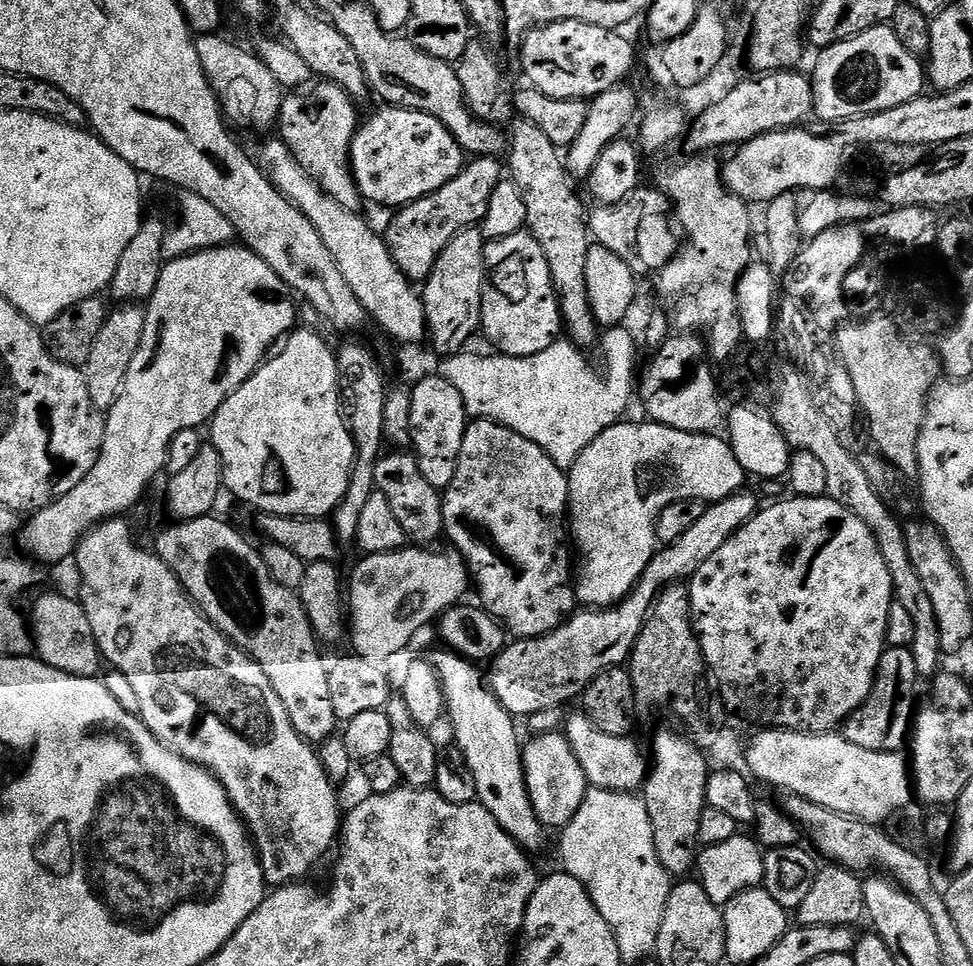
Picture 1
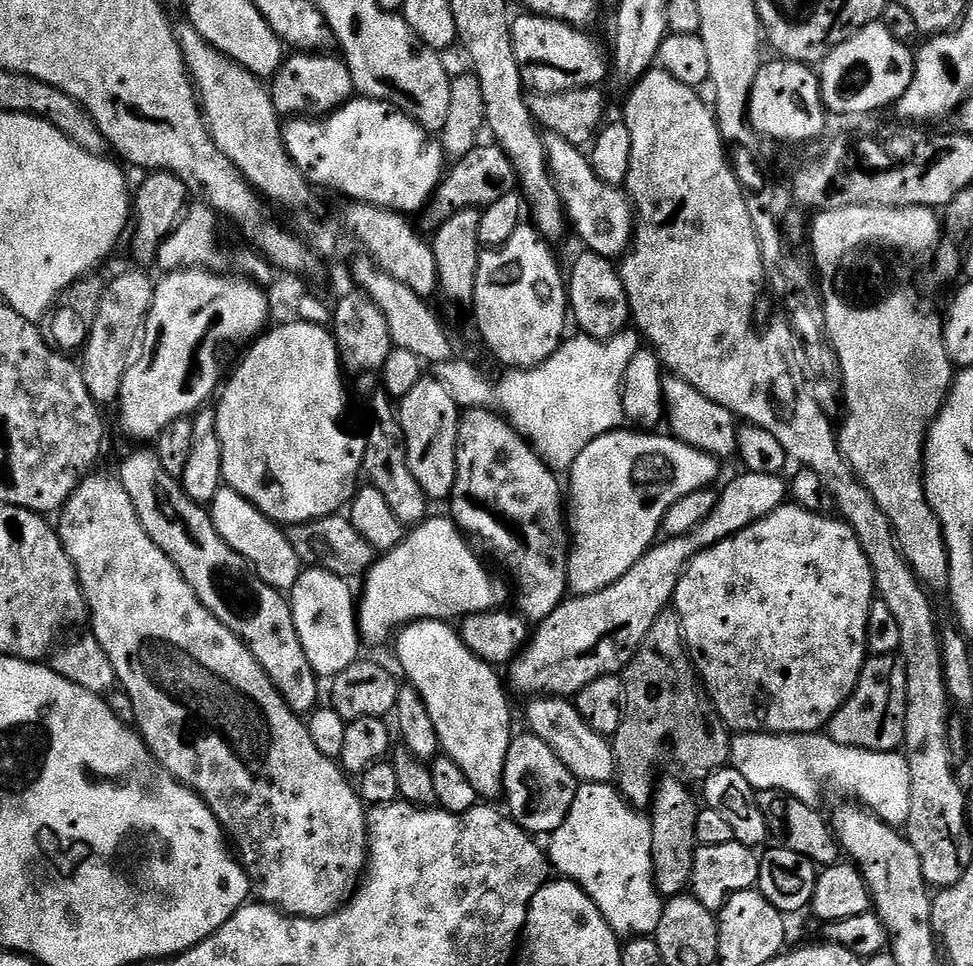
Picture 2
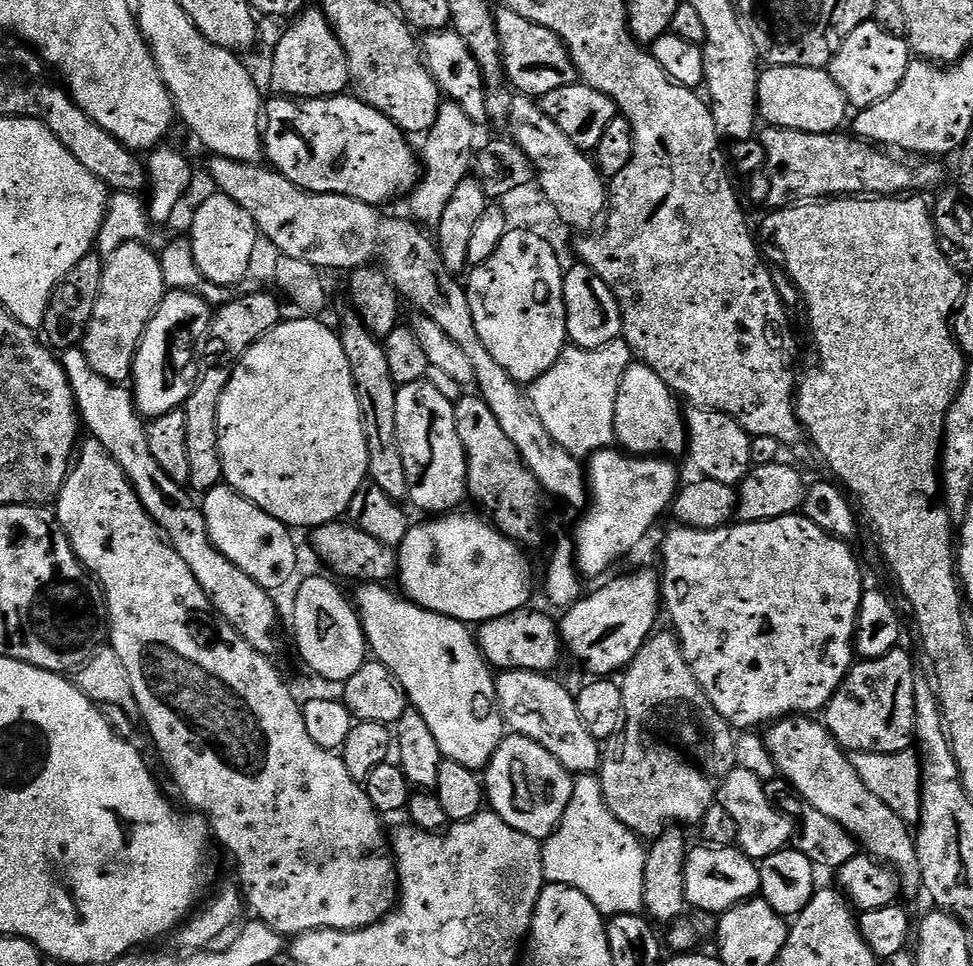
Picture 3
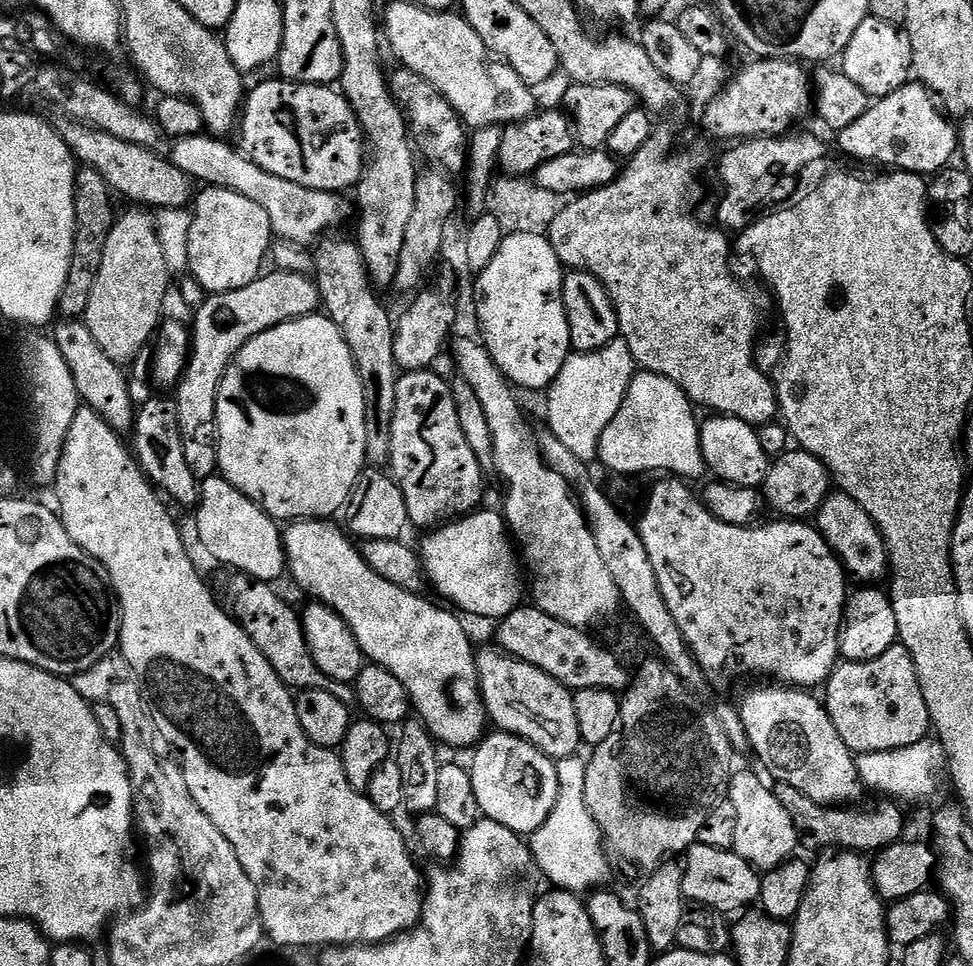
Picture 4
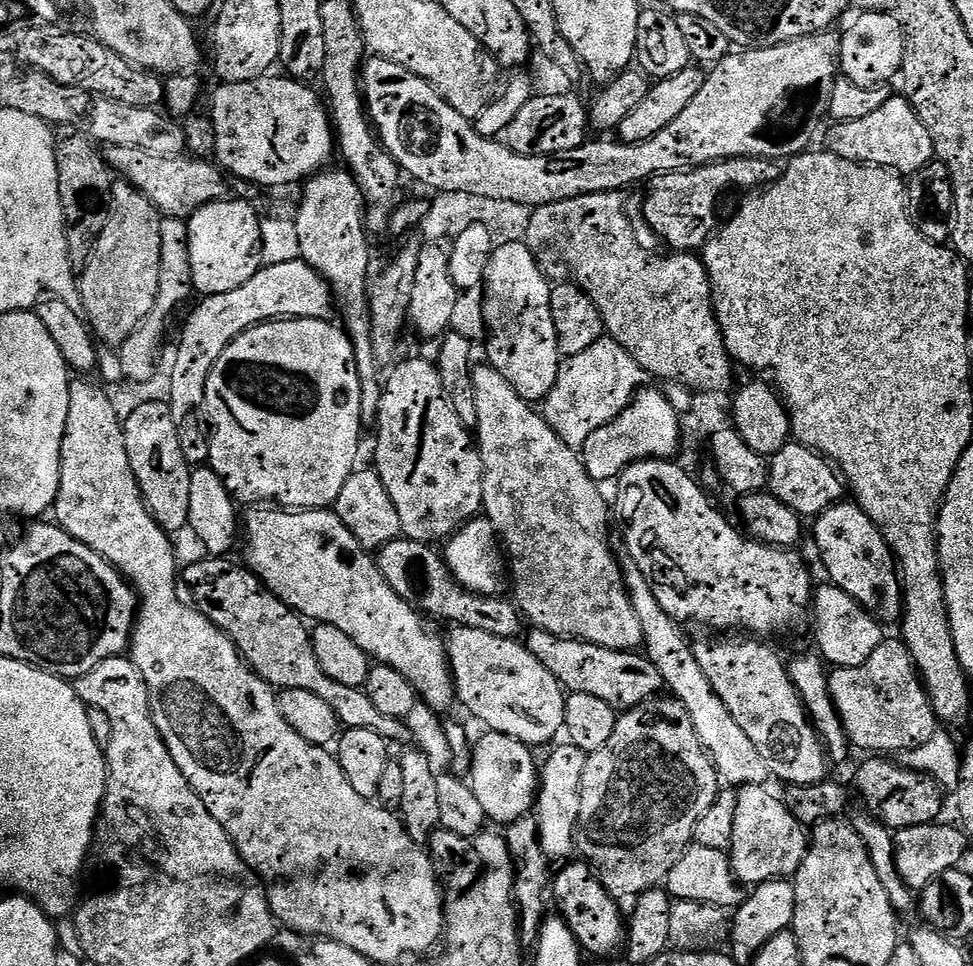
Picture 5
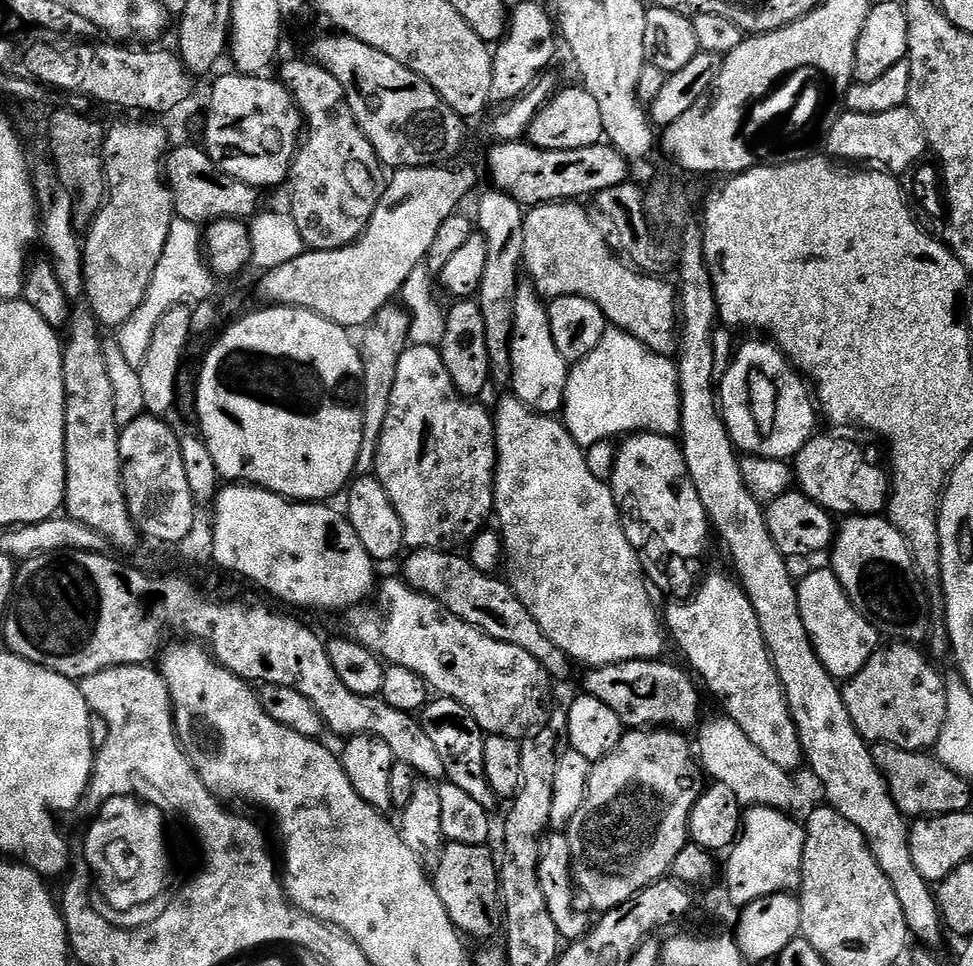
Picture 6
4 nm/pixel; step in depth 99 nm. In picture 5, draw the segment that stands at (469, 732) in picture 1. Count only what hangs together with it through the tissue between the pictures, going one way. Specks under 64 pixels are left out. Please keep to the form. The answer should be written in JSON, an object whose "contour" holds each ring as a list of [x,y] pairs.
{"contour":[[[260,506],[252,512],[248,517],[243,517],[242,520],[242,540],[248,545],[244,548],[243,559],[246,561],[246,566],[251,572],[260,579],[264,585],[269,588],[286,606],[290,606],[294,611],[299,612],[305,621],[315,622],[317,625],[329,624],[332,627],[337,627],[338,630],[354,640],[361,649],[368,654],[376,664],[385,664],[394,670],[398,670],[398,674],[402,674],[406,678],[406,682],[410,682],[414,686],[417,697],[421,701],[429,704],[439,714],[446,714],[452,708],[452,703],[455,705],[458,700],[456,691],[456,681],[452,678],[452,669],[448,658],[448,646],[445,637],[439,636],[436,633],[437,625],[429,622],[417,609],[406,603],[402,598],[398,598],[398,594],[394,594],[394,590],[386,582],[386,578],[382,578],[380,573],[380,565],[375,559],[372,560],[369,553],[357,542],[354,534],[350,534],[350,530],[346,530],[346,526],[336,517],[335,511],[332,510],[273,510],[268,506]]]}

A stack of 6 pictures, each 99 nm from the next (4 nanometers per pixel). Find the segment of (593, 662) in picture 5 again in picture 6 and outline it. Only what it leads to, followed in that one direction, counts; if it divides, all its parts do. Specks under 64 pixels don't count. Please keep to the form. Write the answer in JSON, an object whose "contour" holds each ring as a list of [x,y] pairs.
{"contour":[[[663,659],[631,660],[605,668],[593,668],[587,673],[589,676],[584,680],[583,691],[598,698],[598,702],[606,702],[606,706],[610,706],[610,710],[614,710],[614,714],[618,714],[629,729],[644,730],[649,726],[663,726],[669,730],[695,729],[702,720],[701,689],[683,667],[675,668],[664,663]]]}

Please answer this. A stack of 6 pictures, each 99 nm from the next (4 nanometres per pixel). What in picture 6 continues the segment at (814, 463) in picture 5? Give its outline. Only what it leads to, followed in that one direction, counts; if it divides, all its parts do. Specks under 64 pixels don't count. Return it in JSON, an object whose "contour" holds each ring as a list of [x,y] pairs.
{"contour":[[[817,434],[802,446],[802,450],[794,457],[794,484],[803,492],[808,500],[833,514],[855,514],[857,516],[874,516],[885,511],[890,495],[890,480],[880,468],[875,468],[864,457],[864,452],[852,440],[835,440],[832,436]]]}

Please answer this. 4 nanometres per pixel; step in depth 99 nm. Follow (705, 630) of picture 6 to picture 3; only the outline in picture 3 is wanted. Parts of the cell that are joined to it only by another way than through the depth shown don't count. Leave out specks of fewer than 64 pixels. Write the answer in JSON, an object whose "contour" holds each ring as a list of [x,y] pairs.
{"contour":[[[808,714],[785,716],[767,729],[766,743],[777,773],[803,796],[805,802],[826,814],[826,818],[834,818],[834,822],[841,824],[859,842],[867,855],[879,858],[895,869],[905,897],[921,891],[913,829],[905,820],[898,818],[882,798],[872,793],[866,782],[862,782],[849,753],[836,743],[819,719]]]}

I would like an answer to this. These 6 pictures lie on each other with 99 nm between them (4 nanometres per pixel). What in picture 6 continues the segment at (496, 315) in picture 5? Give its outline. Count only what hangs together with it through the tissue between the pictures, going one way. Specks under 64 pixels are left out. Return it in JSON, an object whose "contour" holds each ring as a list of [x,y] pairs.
{"contour":[[[520,286],[515,291],[512,301],[512,338],[507,363],[512,366],[511,395],[517,396],[533,412],[556,414],[563,409],[570,364],[562,358],[562,354],[558,354],[554,338],[550,334],[545,301],[531,286]]]}

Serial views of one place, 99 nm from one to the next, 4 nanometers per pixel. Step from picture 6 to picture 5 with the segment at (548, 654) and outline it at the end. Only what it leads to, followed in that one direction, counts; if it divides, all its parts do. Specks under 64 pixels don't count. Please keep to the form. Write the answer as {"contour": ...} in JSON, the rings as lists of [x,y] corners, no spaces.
{"contour":[[[407,538],[392,540],[385,548],[379,549],[380,573],[394,594],[433,621],[449,620],[452,626],[486,630],[486,634],[498,634],[498,638],[507,640],[517,639],[521,635],[522,613],[515,603],[511,599],[483,596],[463,588],[449,568],[447,559],[434,549],[432,544]]]}

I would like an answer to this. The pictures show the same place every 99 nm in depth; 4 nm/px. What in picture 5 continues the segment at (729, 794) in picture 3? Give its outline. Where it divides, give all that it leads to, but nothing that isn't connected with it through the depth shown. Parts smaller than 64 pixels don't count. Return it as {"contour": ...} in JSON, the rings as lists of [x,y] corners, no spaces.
{"contour":[[[761,785],[739,789],[734,812],[734,838],[730,849],[732,868],[741,885],[755,886],[771,880],[795,877],[808,855],[809,833],[784,805],[783,799]]]}

